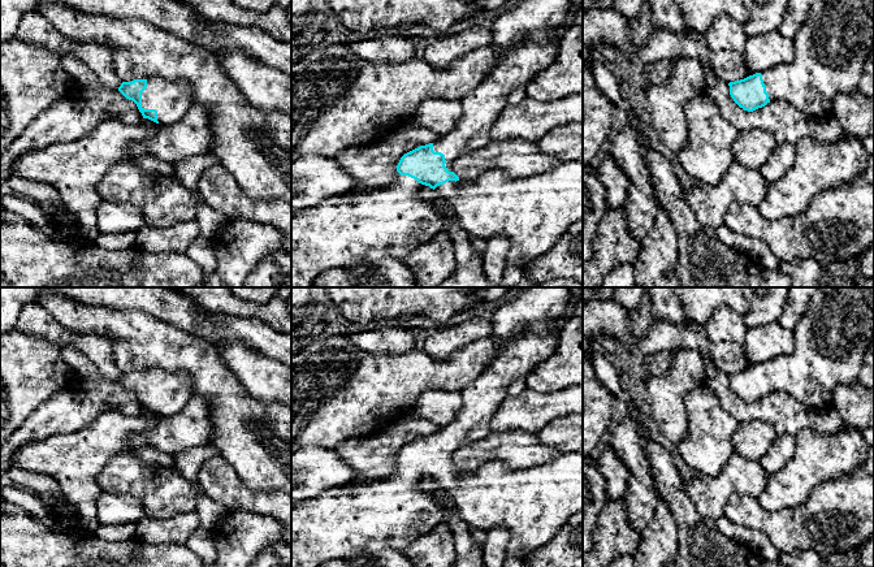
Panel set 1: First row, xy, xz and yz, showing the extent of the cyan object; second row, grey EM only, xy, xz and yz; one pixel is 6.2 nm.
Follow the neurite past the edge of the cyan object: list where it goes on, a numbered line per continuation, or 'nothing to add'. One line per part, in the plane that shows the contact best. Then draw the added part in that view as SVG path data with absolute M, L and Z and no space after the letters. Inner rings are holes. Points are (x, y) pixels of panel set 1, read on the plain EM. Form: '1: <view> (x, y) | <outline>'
1: xy (172, 390) | M147 369L147 378L142 384L142 399L156 401L160 416L179 412L192 397L194 385L190 373Z
2: xz (392, 514) | M397 463L394 475L388 480L375 480L372 484L364 484L354 488L332 489L320 497L306 499L291 508L291 567L320 567L330 559L350 559L359 554L378 554L384 550L394 550L395 553L403 553L417 538L424 537L432 532L447 514L447 510L436 499L434 494L424 492L420 485L425 476L419 475L416 471L408 467L401 467Z

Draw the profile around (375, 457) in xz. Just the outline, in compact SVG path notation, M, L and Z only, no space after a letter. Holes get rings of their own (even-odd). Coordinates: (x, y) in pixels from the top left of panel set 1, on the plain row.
M423 417L394 420L376 434L352 437L339 443L336 451L354 471L375 480L388 480L394 475L401 449L441 428Z

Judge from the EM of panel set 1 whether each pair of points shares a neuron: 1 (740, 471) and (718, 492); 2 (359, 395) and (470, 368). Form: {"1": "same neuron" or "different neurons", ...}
{"1": "same neuron", "2": "same neuron"}

